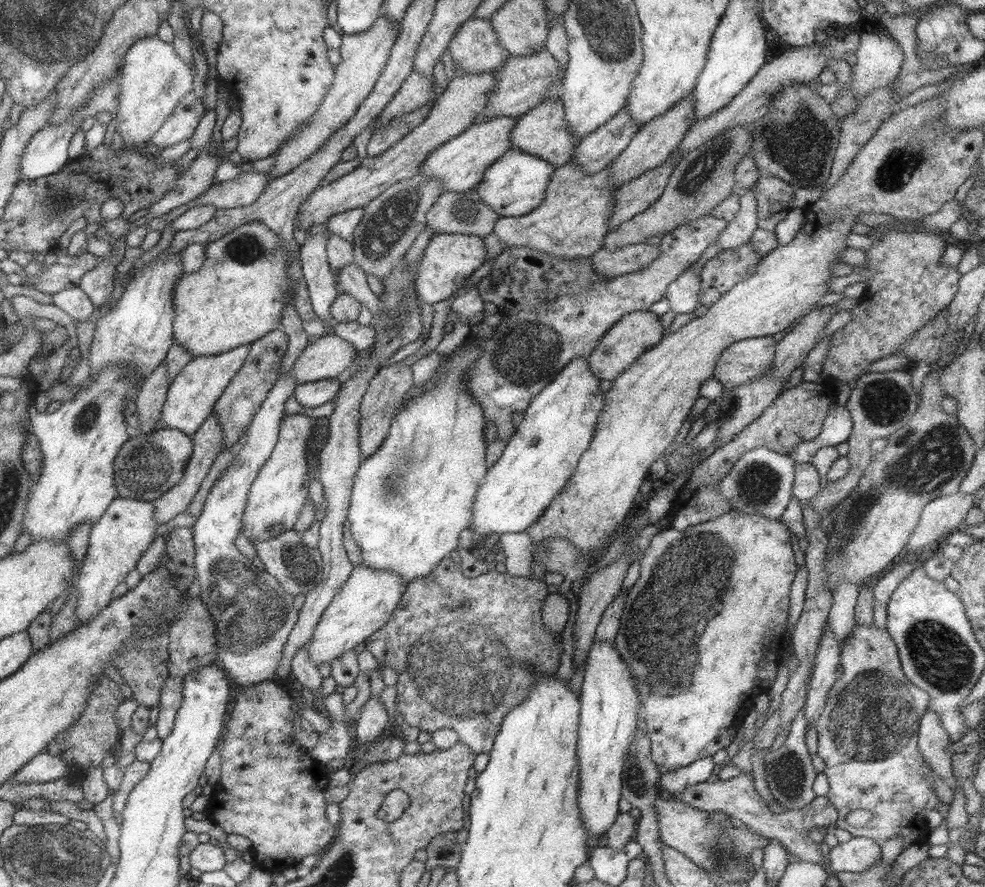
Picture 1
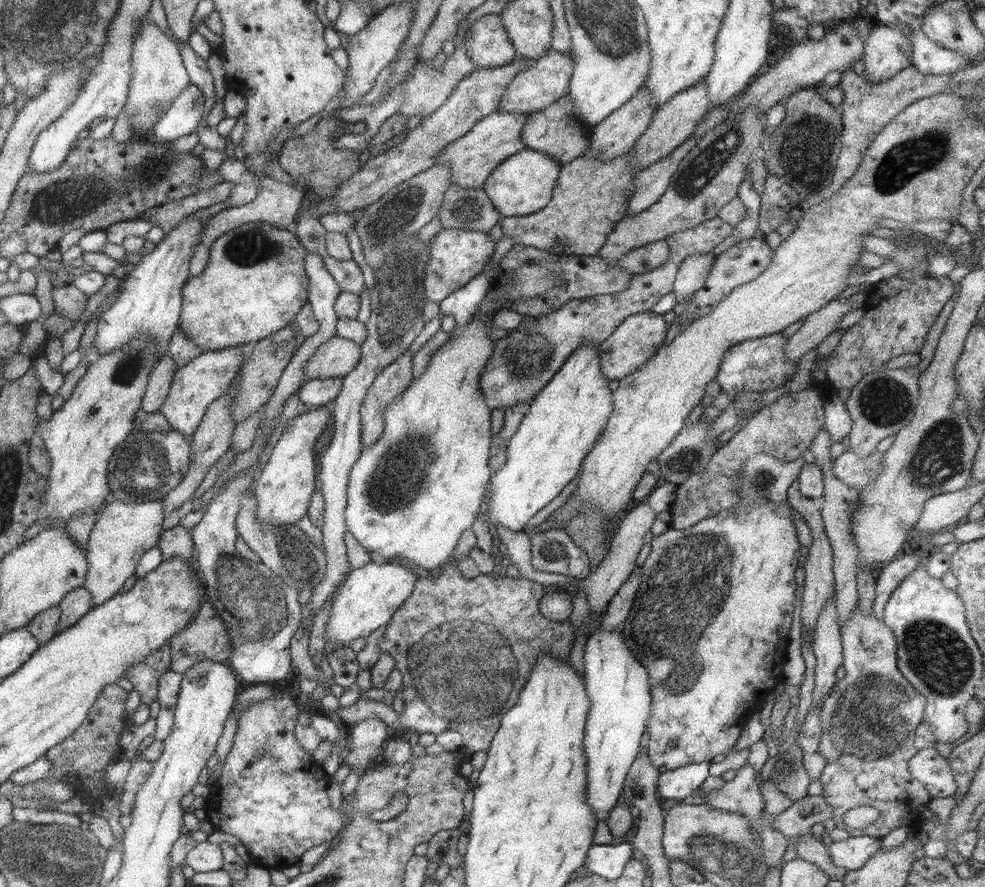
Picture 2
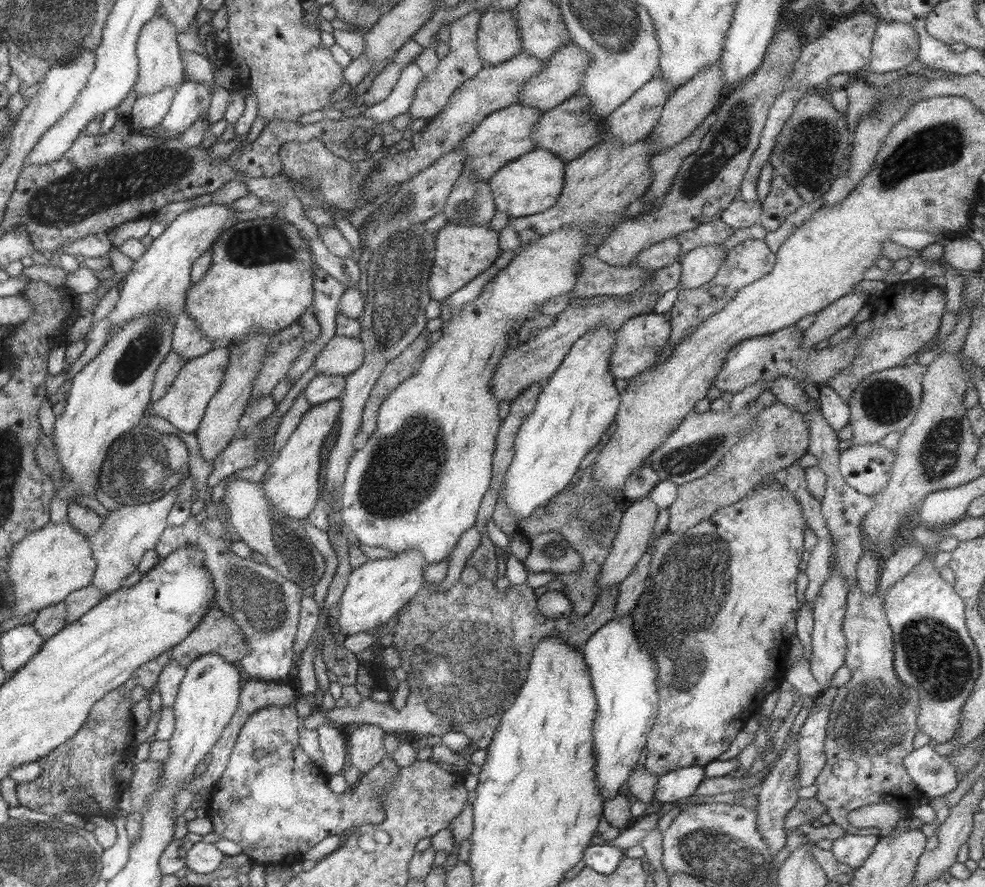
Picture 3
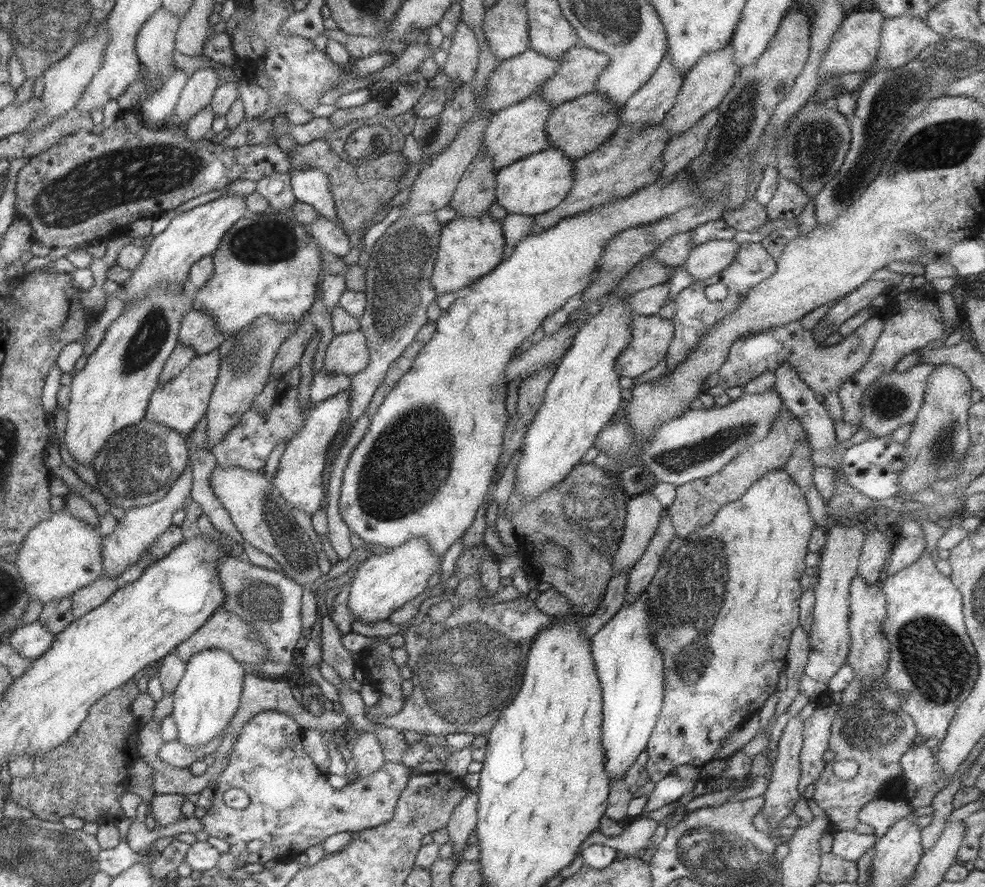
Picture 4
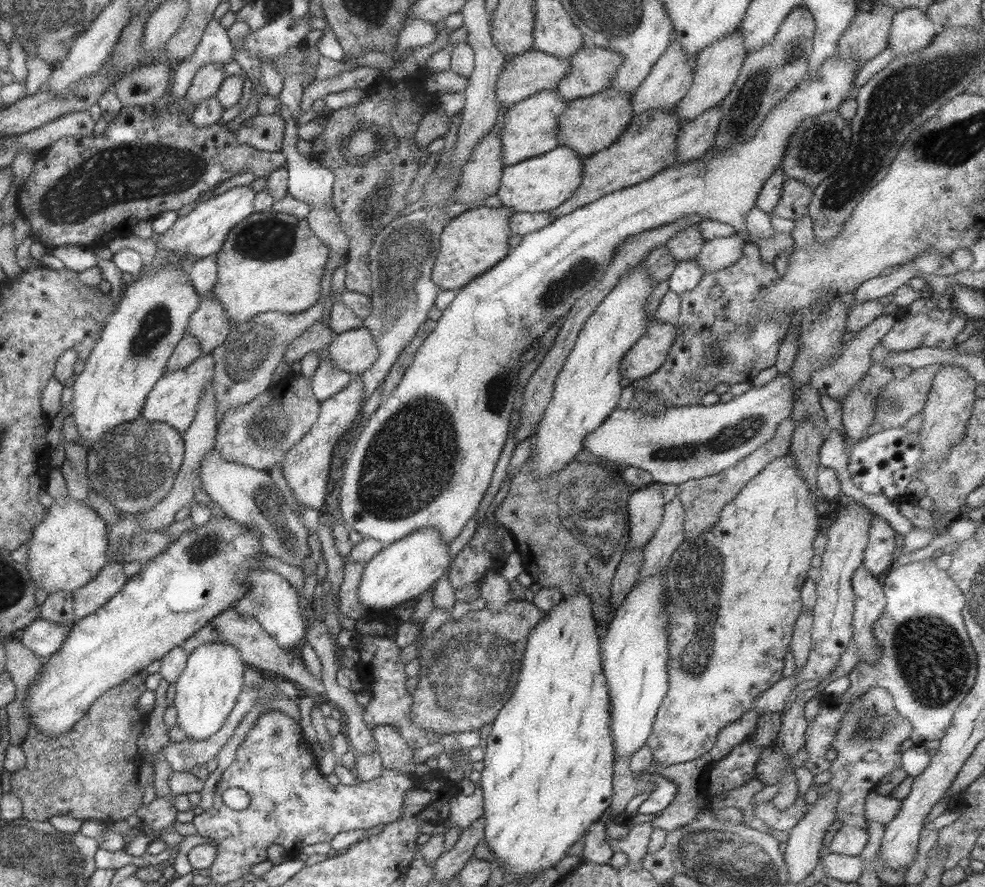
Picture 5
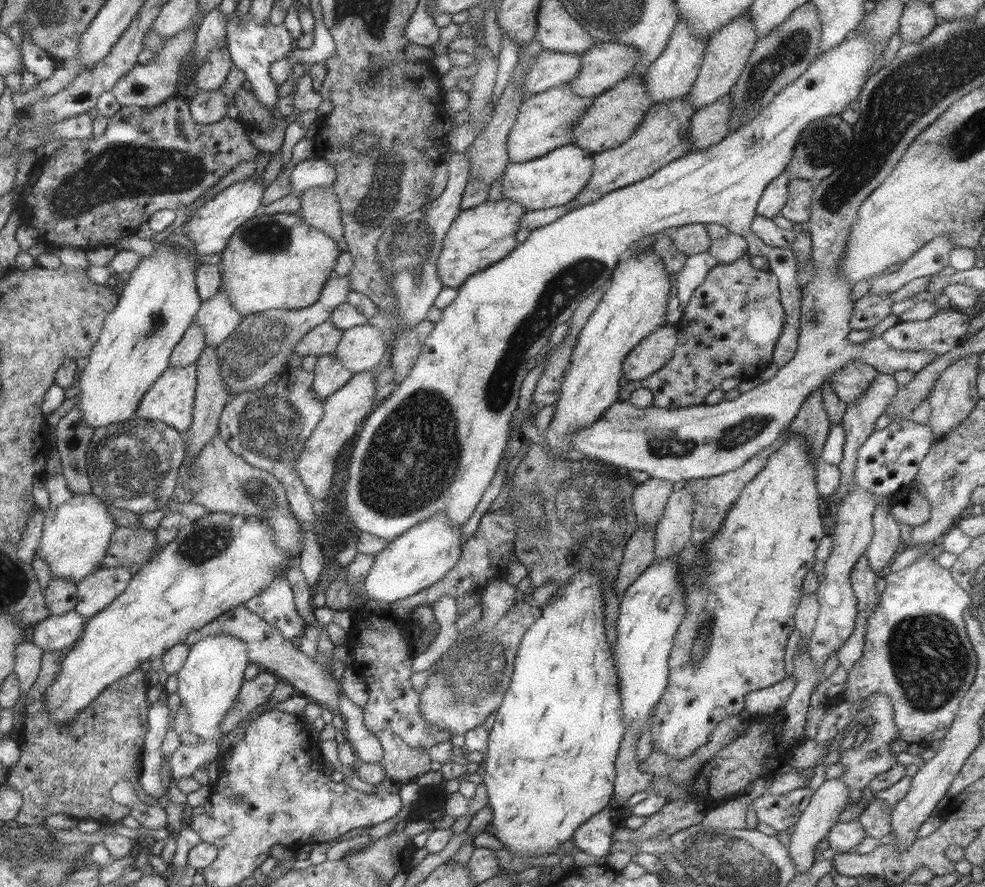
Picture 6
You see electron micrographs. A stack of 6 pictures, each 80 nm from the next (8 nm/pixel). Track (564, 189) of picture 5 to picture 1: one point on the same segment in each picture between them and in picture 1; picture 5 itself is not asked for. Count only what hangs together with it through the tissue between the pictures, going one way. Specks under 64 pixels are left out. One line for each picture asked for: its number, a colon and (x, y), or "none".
1: (515, 183)
2: (523, 183)
3: (531, 183)
4: (534, 184)

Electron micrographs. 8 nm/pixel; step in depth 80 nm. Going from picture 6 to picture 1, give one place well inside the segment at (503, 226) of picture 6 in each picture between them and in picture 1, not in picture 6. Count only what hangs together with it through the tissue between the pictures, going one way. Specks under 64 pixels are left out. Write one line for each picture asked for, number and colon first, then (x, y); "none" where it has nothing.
1: (449, 259)
2: (456, 255)
3: (462, 252)
4: (468, 247)
5: (473, 241)

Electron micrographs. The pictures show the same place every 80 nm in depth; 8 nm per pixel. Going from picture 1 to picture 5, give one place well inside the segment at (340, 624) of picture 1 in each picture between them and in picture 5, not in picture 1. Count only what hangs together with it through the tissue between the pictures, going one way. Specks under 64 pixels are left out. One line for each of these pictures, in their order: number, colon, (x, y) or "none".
2: (369, 595)
3: (378, 589)
4: (383, 582)
5: (399, 571)

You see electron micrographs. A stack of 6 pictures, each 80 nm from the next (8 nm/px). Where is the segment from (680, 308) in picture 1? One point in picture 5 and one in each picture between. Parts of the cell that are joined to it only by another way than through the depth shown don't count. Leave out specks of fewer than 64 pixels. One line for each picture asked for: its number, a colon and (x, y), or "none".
2: (691, 274)
3: (699, 265)
4: (703, 260)
5: (721, 252)

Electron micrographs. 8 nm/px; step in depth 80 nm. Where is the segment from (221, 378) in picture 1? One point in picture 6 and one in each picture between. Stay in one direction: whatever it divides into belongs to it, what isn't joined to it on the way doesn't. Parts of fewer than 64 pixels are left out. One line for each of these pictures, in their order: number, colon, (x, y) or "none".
2: (193, 388)
3: (183, 405)
4: (178, 404)
5: (173, 400)
6: (170, 399)

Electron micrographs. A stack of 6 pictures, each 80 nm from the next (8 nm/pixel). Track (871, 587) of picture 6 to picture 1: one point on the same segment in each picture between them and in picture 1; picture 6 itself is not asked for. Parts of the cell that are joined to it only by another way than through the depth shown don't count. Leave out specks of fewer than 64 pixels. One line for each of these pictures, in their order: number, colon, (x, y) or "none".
1: (867, 729)
2: (868, 721)
3: (871, 722)
4: (869, 728)
5: (869, 600)

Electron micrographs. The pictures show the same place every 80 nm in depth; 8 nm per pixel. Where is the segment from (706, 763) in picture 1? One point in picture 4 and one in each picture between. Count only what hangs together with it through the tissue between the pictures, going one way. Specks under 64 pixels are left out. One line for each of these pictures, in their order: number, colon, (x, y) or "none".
2: (674, 785)
3: (675, 786)
4: (670, 788)

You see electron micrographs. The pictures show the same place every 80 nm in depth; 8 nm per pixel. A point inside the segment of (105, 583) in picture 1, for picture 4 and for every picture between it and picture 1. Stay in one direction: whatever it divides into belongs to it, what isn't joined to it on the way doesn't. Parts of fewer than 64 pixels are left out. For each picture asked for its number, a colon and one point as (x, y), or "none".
2: (122, 532)
3: (129, 530)
4: (132, 534)

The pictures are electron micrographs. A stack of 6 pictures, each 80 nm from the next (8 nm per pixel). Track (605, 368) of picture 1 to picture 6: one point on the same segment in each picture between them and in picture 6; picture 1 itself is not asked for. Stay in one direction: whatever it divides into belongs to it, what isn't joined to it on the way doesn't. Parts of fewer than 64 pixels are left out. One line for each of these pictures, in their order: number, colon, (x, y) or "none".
2: (637, 337)
3: (640, 340)
4: (650, 335)
5: (647, 354)
6: (650, 354)

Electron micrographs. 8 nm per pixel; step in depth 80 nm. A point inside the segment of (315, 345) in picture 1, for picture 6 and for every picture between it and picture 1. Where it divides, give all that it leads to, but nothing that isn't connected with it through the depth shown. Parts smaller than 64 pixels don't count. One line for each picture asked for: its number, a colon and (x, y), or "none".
2: (337, 356)
3: (341, 355)
4: (347, 353)
5: (353, 351)
6: (361, 348)

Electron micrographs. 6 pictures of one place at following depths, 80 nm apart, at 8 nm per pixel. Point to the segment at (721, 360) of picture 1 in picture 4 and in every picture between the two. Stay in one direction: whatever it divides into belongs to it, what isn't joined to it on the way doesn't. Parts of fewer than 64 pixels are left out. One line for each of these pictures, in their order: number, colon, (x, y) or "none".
2: (756, 365)
3: (767, 357)
4: (822, 367)

